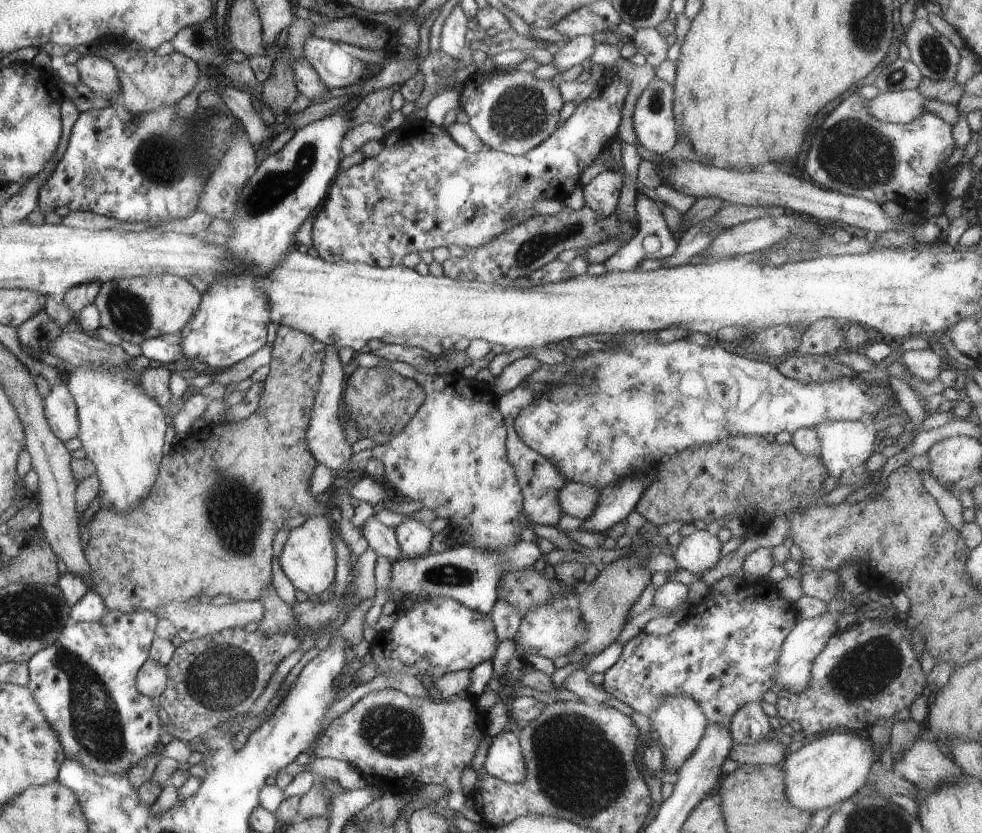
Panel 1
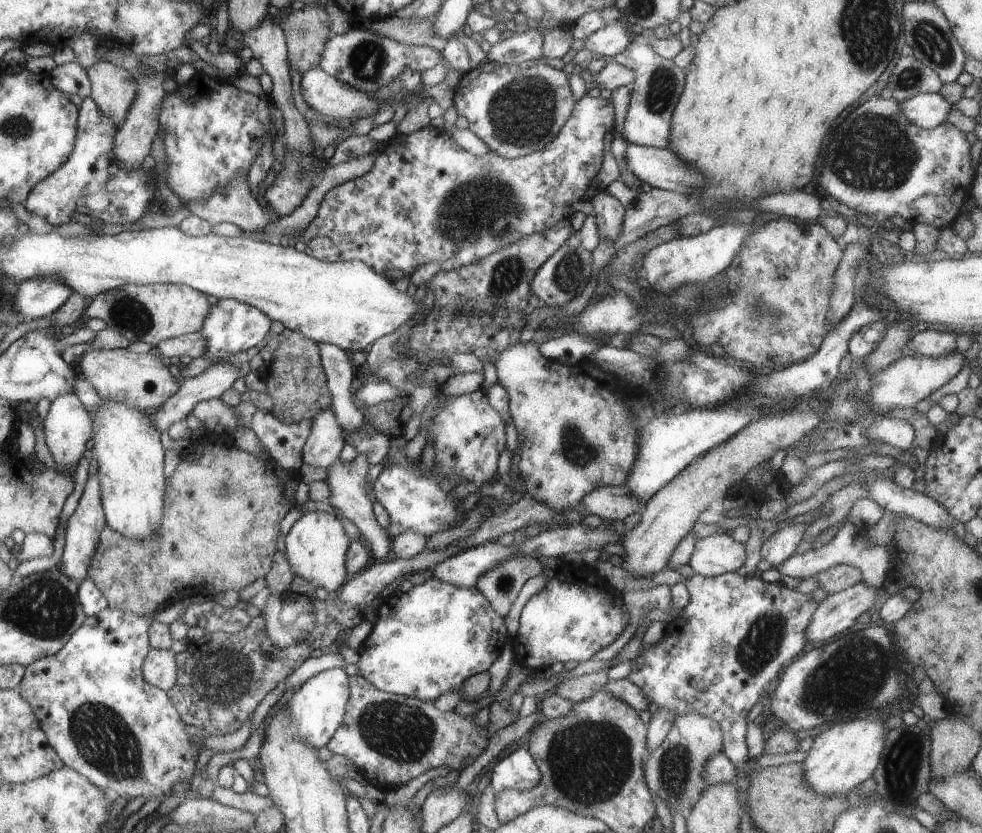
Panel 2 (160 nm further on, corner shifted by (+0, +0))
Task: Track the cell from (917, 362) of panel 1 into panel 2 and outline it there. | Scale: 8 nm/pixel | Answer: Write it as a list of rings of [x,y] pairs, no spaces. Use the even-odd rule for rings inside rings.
[[[929,327],[918,332],[909,342],[909,346],[916,350],[912,355],[940,358],[955,351],[957,336],[958,332]]]

